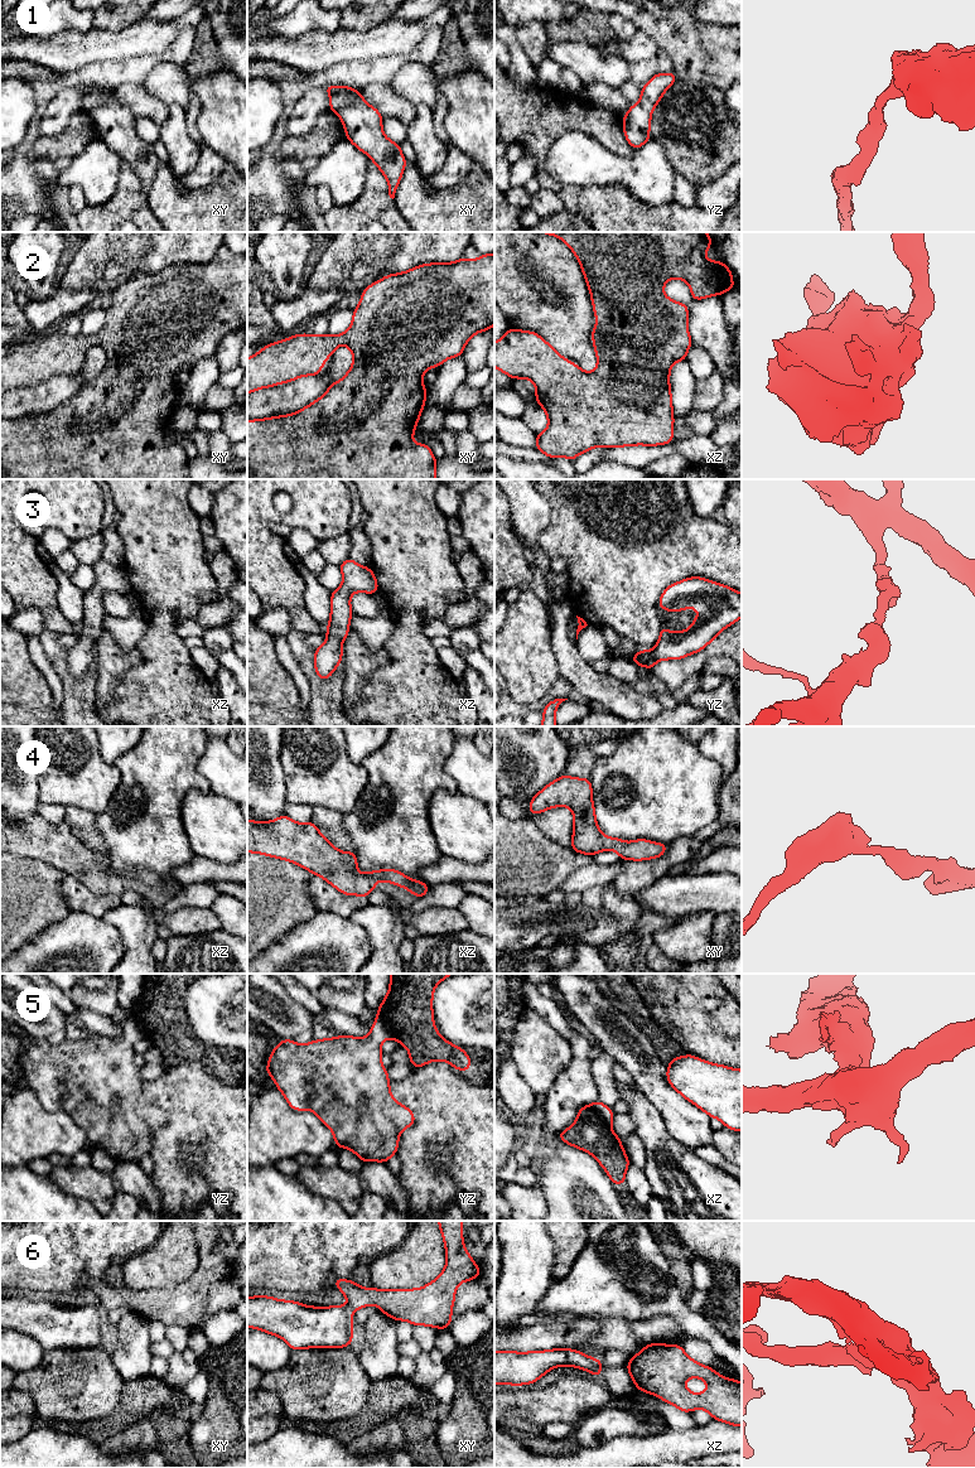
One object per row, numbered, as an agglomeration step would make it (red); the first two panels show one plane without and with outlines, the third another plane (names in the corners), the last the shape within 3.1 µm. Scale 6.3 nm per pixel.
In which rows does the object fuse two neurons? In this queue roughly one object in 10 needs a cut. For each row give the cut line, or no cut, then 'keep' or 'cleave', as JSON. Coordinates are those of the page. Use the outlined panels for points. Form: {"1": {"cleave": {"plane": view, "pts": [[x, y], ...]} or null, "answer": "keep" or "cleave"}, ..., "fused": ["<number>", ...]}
{"1": {"cleave": null, "answer": "keep"}, "2": {"cleave": null, "answer": "keep"}, "3": {"cleave": null, "answer": "keep"}, "4": {"cleave": null, "answer": "keep"}, "5": {"cleave": {"plane": "yz", "pts": [[377, 1014], [391, 1037]]}, "answer": "cleave"}, "6": {"cleave": {"plane": "xy", "pts": [[347, 1307], [352, 1312]]}, "answer": "cleave"}, "fused": ["5", "6"]}

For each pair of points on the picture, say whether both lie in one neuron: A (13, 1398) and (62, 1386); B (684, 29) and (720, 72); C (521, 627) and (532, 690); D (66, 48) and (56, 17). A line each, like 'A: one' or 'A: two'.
A: two
B: one
C: one
D: two

